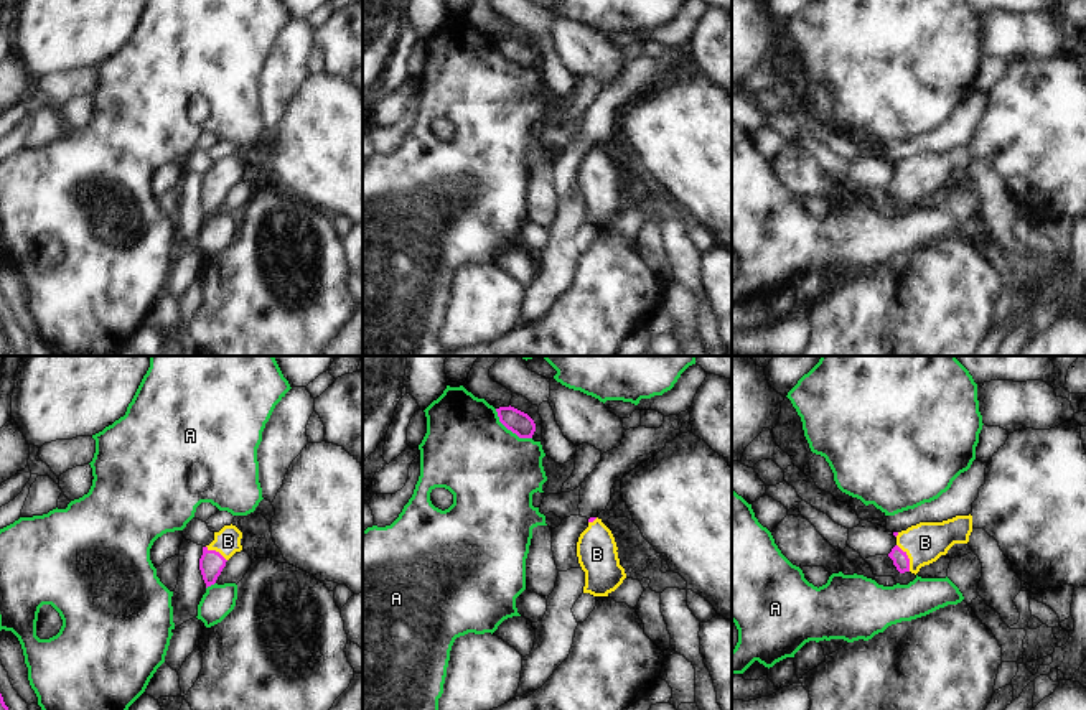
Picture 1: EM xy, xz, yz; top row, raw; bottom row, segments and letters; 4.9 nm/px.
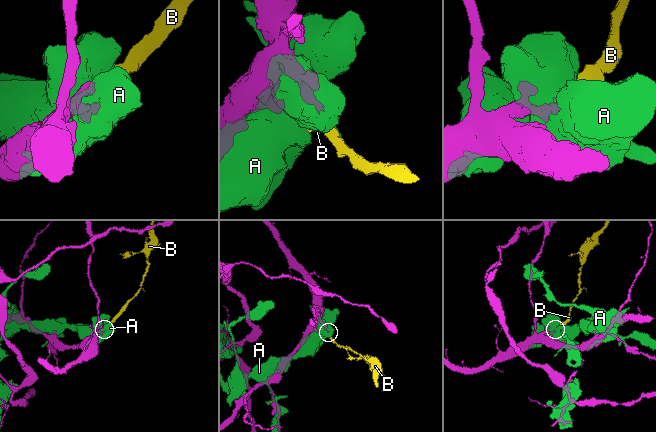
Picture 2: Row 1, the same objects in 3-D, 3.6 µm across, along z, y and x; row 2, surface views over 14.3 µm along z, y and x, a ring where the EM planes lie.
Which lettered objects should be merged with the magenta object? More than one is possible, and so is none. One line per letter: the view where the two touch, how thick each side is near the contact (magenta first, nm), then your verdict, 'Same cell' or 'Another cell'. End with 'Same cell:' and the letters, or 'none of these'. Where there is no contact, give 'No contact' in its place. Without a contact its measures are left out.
A: Touches magenta in xz. Thickness 110 nm (magenta) against 440 nm. Another cell
B: Touches magenta in yz. Thickness 80 nm (magenta) against 200 nm. Same cell
Same cell: B

